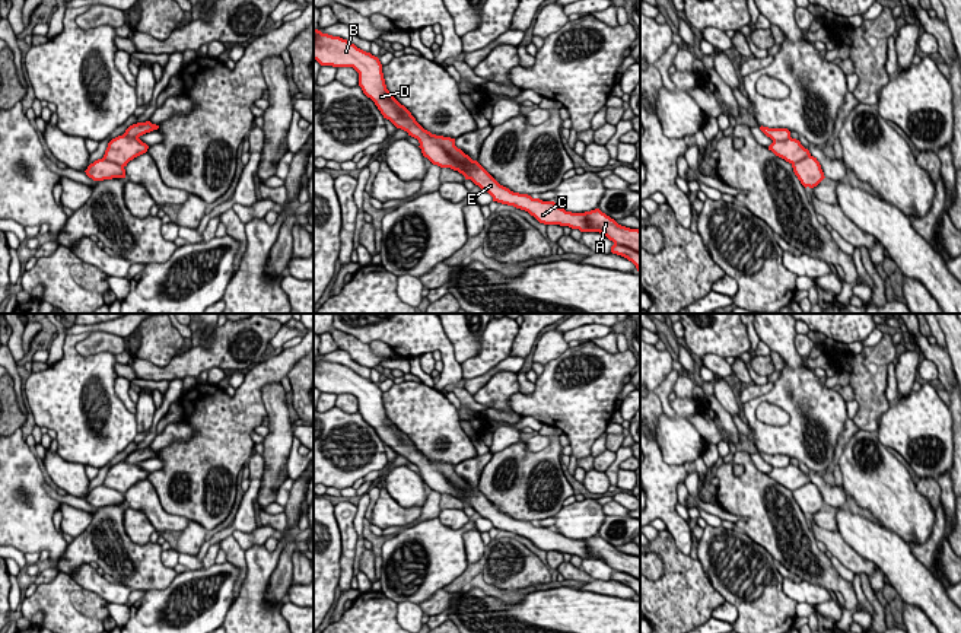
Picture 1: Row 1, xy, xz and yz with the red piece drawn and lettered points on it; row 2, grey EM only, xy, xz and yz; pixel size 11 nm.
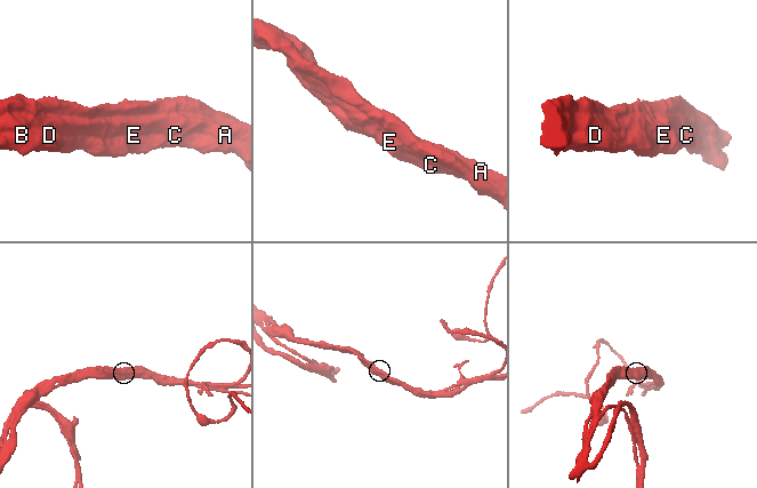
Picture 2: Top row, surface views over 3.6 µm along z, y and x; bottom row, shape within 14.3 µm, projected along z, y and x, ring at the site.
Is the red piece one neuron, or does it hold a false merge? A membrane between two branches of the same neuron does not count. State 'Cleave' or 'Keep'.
Keep

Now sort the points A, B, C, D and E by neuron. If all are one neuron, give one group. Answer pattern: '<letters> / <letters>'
A B C D E

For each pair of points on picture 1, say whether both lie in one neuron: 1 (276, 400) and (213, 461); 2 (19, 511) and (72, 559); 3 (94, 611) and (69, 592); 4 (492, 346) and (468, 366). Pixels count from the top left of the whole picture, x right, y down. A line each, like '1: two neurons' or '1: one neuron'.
1: two neurons
2: two neurons
3: one neuron
4: one neuron

